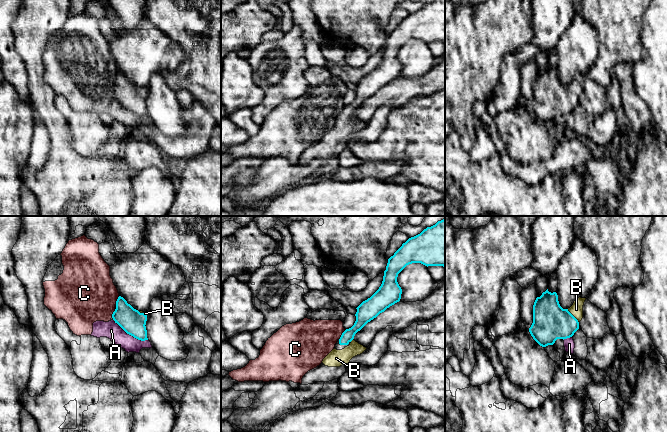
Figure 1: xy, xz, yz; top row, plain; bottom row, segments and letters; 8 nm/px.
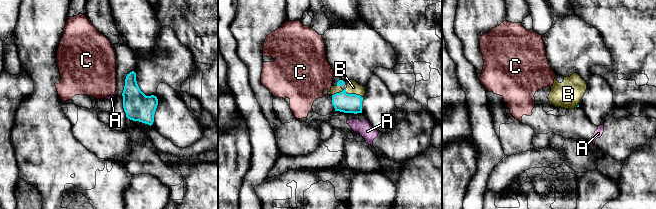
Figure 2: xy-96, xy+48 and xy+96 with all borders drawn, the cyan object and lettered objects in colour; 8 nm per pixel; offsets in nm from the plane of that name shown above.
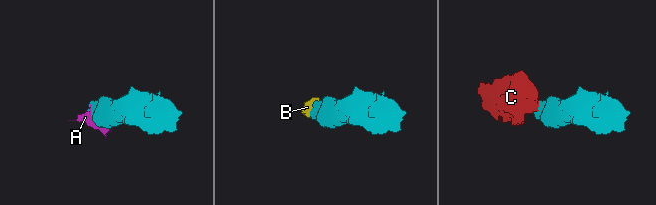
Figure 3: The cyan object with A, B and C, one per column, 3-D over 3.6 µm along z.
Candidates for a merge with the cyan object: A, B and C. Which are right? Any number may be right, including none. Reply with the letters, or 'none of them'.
B

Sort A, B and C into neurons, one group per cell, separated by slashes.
A C / B

